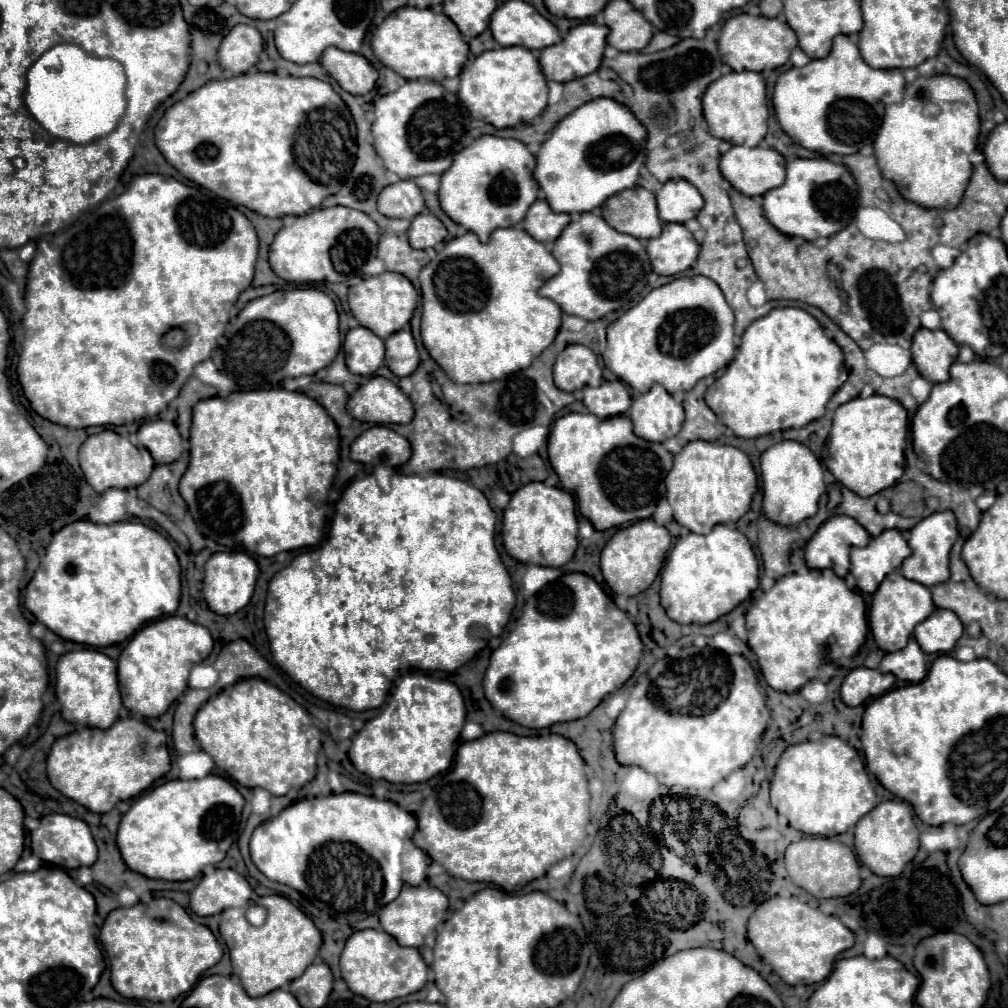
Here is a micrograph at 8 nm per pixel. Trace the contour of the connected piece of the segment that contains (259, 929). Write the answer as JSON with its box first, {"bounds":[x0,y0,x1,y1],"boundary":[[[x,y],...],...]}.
{"bounds":[220,896,322,996],"boundary":[[[260,896],[258,904],[268,912],[262,926],[252,926],[246,920],[244,906],[228,908],[220,914],[220,936],[230,950],[234,974],[240,978],[248,996],[264,996],[302,976],[302,972],[314,962],[322,944],[322,934],[314,922],[284,896]]]}

